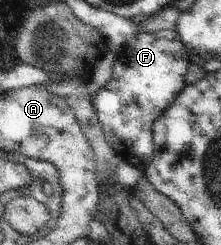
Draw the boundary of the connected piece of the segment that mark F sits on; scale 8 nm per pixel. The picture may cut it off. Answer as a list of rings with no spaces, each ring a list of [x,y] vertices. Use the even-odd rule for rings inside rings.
[[[176,30],[139,33],[129,37],[121,50],[114,55],[116,59],[112,68],[111,80],[93,95],[92,101],[110,147],[127,163],[143,170],[153,156],[153,123],[169,105],[173,104],[179,93],[187,86],[185,75],[190,60],[185,50],[185,43]]]

